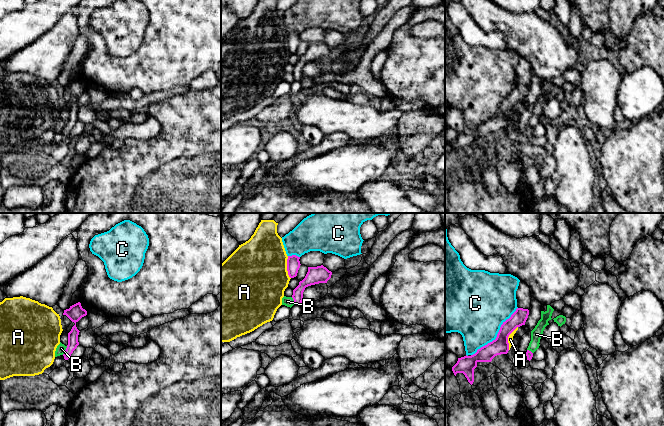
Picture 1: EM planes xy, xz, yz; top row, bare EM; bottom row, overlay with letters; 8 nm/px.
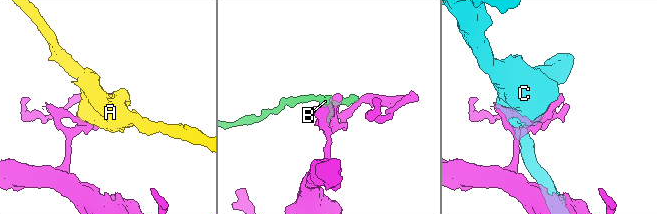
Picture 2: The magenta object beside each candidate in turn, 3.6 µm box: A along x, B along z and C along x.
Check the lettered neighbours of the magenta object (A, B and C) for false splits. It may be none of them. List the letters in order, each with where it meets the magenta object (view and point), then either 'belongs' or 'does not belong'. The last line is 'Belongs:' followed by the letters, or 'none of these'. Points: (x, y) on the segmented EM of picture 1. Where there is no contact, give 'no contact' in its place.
A: meets magenta in yz at (507, 338); does not belong
B: meets magenta in xy at (65, 350); does not belong
C: meets magenta in yz at (497, 335); does not belong
Belongs: none of these

